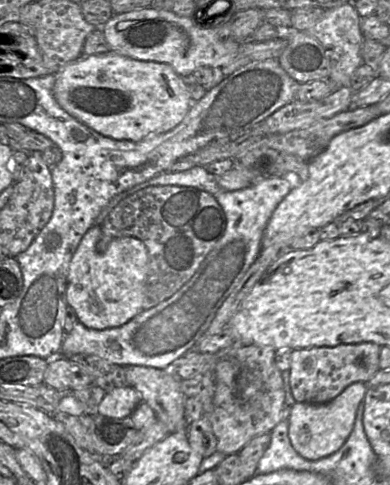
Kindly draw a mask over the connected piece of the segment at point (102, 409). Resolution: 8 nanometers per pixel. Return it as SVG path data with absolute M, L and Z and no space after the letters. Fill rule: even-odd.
M133 387L115 388L106 392L97 406L97 413L111 418L126 418L141 402L141 393Z

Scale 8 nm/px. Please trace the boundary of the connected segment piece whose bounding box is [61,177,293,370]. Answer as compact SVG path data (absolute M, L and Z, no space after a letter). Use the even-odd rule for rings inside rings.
M269 177L247 188L226 191L214 196L224 210L227 226L224 235L208 253L193 277L174 295L158 305L146 309L119 327L96 330L77 322L69 334L65 334L61 353L63 355L88 354L120 366L139 365L157 369L170 368L177 359L189 352L203 336L215 317L217 310L235 290L262 250L262 238L270 217L278 204L293 189L283 177Z

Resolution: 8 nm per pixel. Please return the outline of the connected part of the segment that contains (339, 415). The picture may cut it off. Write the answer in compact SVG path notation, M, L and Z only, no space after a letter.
M355 382L327 403L296 402L288 418L288 435L296 452L307 460L319 460L339 450L351 434L358 406L364 399L368 384Z

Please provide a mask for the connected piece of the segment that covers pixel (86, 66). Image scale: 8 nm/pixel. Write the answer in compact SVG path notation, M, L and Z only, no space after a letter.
M113 51L81 55L55 75L53 95L73 117L115 140L138 142L178 126L193 105L182 77L168 64L141 61Z

